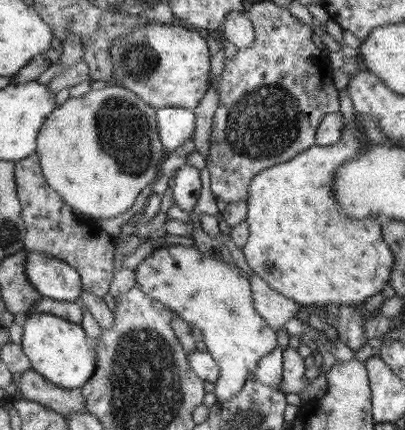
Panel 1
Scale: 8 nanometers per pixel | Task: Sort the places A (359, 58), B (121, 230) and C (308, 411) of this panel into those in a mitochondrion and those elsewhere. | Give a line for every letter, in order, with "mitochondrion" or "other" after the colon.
A: other
B: other
C: other

